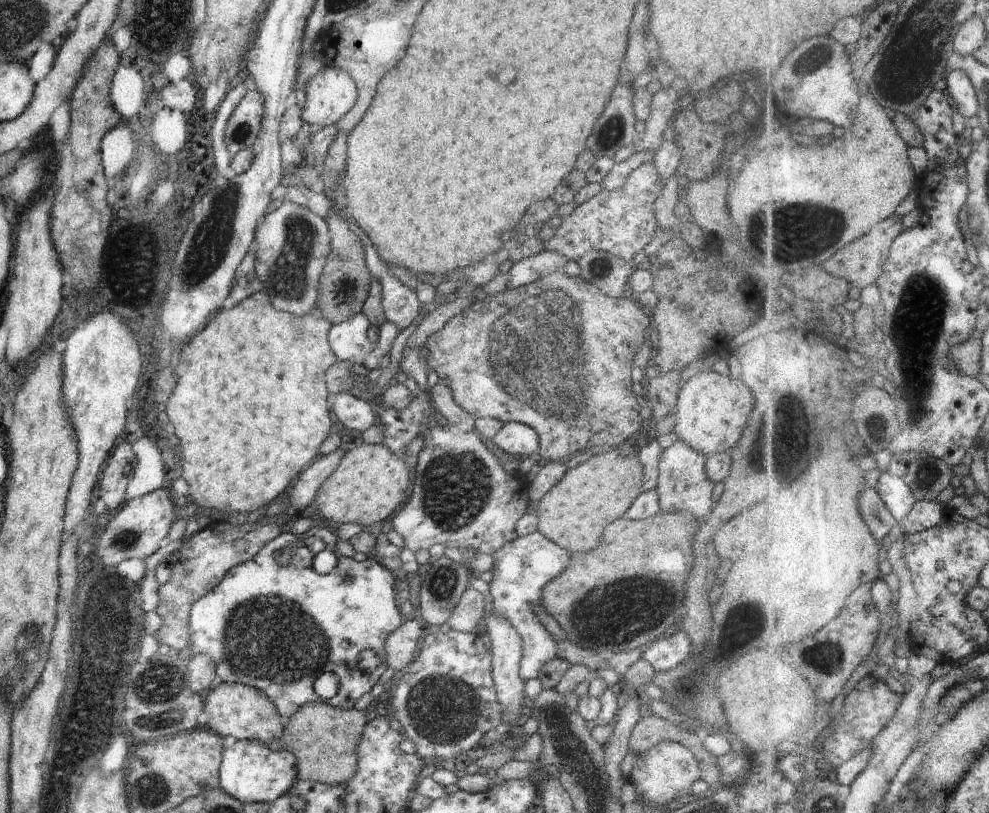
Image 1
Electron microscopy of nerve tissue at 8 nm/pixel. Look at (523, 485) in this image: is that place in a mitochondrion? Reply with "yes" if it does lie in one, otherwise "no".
no

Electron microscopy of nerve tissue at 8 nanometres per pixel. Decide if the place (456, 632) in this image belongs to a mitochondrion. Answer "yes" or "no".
no

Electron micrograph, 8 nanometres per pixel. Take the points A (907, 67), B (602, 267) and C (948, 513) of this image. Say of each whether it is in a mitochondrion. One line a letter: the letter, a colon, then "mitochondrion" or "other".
A: mitochondrion
B: other
C: other

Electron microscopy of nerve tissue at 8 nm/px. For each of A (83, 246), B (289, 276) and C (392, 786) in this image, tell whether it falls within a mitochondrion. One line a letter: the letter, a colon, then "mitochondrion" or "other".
A: mitochondrion
B: mitochondrion
C: other

